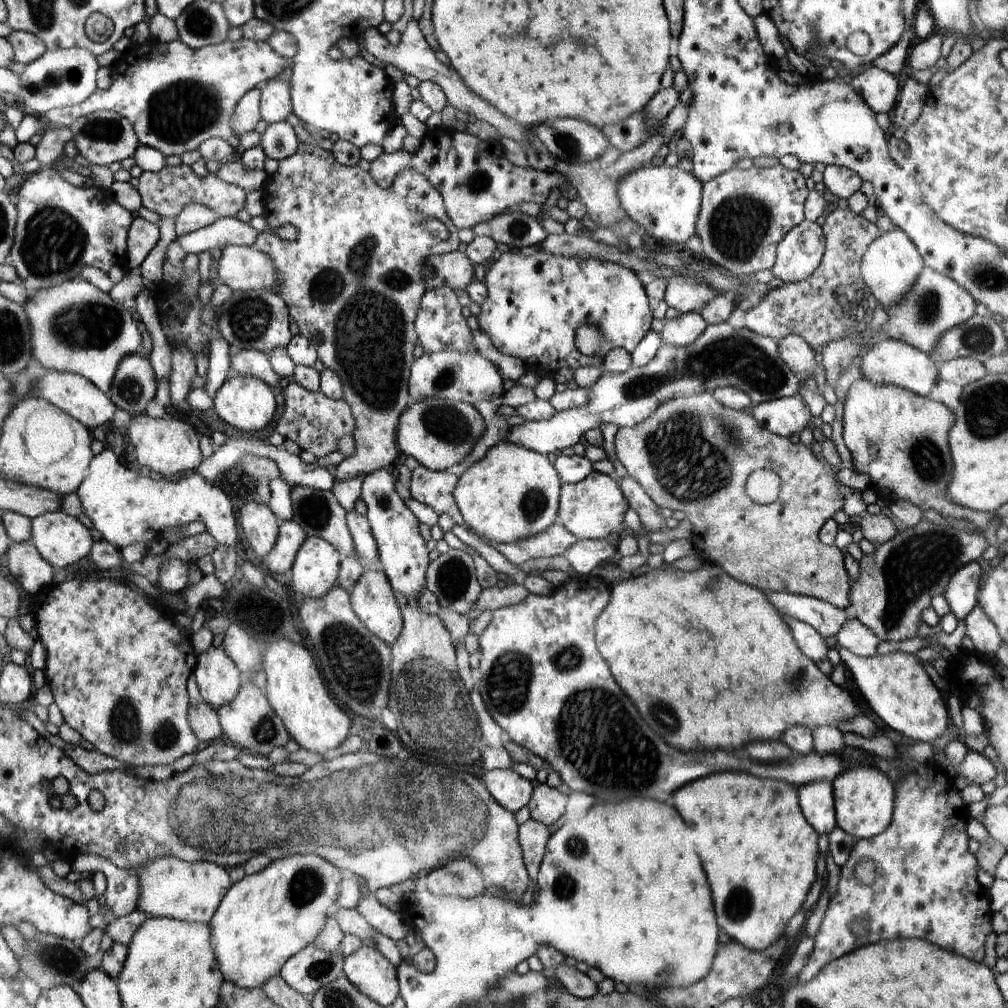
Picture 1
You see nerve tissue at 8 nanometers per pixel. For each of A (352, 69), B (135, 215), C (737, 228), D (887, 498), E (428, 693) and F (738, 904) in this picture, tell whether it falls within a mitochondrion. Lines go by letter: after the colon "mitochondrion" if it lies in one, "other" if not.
A: other
B: other
C: mitochondrion
D: other
E: mitochondrion
F: mitochondrion

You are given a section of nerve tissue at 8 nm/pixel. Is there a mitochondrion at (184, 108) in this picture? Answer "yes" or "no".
yes

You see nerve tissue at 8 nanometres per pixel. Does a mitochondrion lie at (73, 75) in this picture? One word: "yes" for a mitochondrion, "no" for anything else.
yes

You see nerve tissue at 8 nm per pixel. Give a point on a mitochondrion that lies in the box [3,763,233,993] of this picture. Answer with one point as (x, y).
(60, 959)

